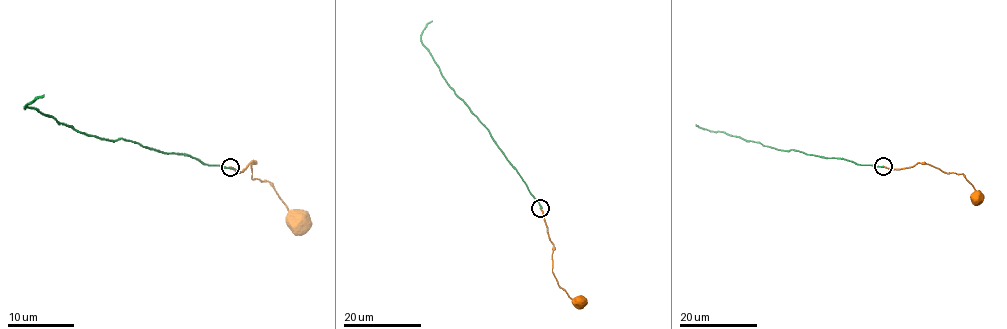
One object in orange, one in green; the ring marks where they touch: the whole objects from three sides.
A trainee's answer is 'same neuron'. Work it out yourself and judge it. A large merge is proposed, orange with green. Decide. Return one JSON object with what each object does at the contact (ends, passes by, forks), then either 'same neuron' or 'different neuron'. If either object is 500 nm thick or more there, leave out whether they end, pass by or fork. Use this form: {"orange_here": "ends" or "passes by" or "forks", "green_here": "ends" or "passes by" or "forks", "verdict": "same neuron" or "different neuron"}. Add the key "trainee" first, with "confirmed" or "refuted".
{"trainee": "refuted", "orange_here": "ends", "green_here": "ends", "verdict": "different neuron"}

